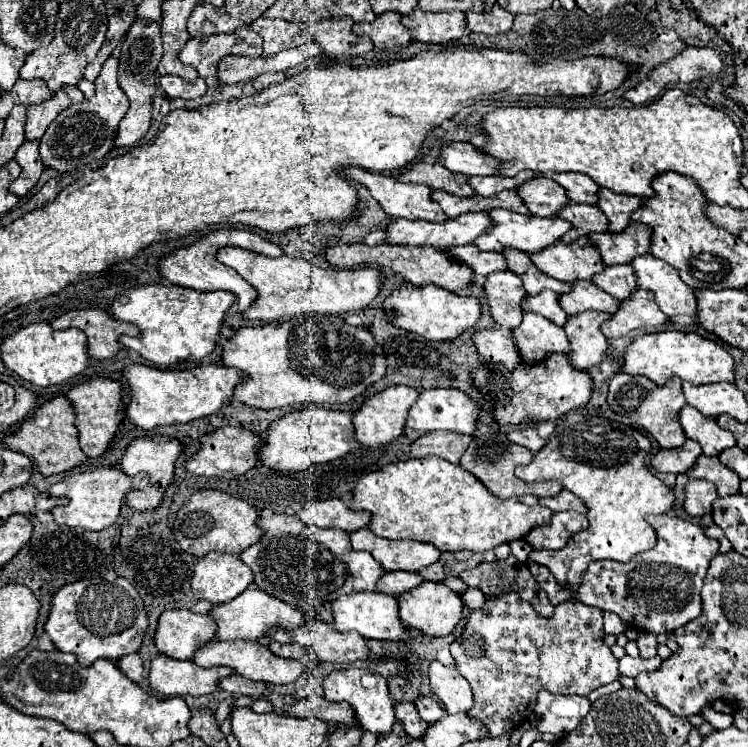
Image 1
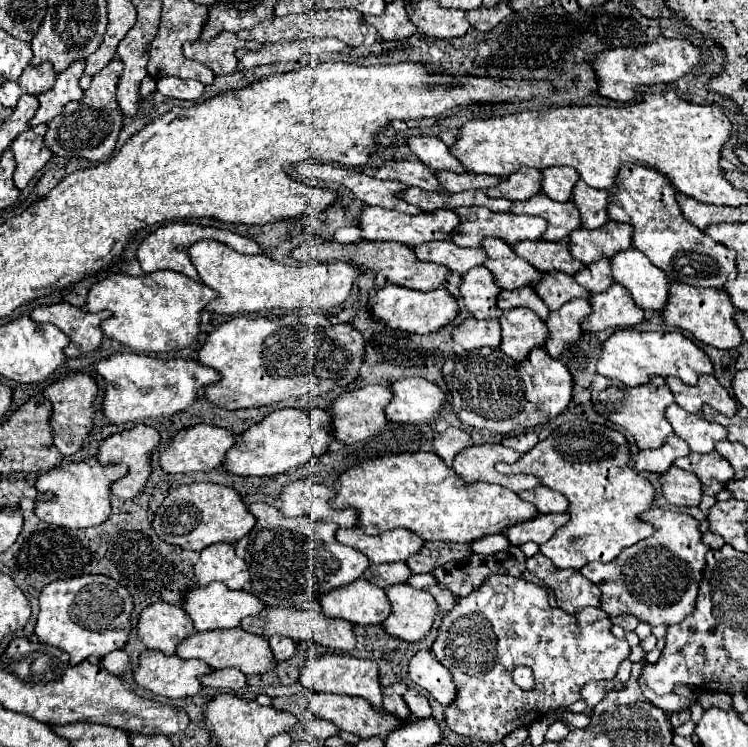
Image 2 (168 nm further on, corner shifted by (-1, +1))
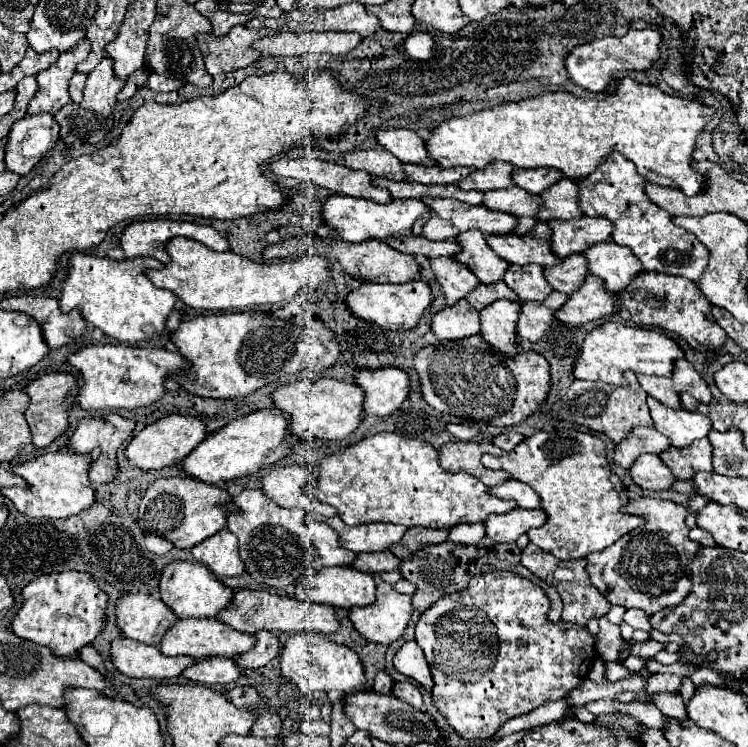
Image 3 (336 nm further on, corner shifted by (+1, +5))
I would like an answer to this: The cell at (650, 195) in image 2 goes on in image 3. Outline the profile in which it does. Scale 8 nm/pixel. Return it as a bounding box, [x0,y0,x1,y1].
[578,153,708,283]

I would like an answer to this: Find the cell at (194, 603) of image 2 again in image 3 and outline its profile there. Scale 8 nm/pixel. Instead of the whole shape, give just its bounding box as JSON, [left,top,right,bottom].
[160,561,232,619]

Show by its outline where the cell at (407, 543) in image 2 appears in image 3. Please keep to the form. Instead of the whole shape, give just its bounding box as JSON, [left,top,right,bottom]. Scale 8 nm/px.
[324,517,406,553]

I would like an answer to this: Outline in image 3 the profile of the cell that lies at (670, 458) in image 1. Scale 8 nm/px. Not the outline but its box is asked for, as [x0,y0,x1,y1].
[614,427,672,469]

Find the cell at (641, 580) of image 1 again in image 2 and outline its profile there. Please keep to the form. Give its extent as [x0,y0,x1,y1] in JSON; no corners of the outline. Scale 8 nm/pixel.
[580,507,708,625]

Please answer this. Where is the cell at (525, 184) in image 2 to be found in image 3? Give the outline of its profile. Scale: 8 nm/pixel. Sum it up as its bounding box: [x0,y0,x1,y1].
[458,163,512,191]

